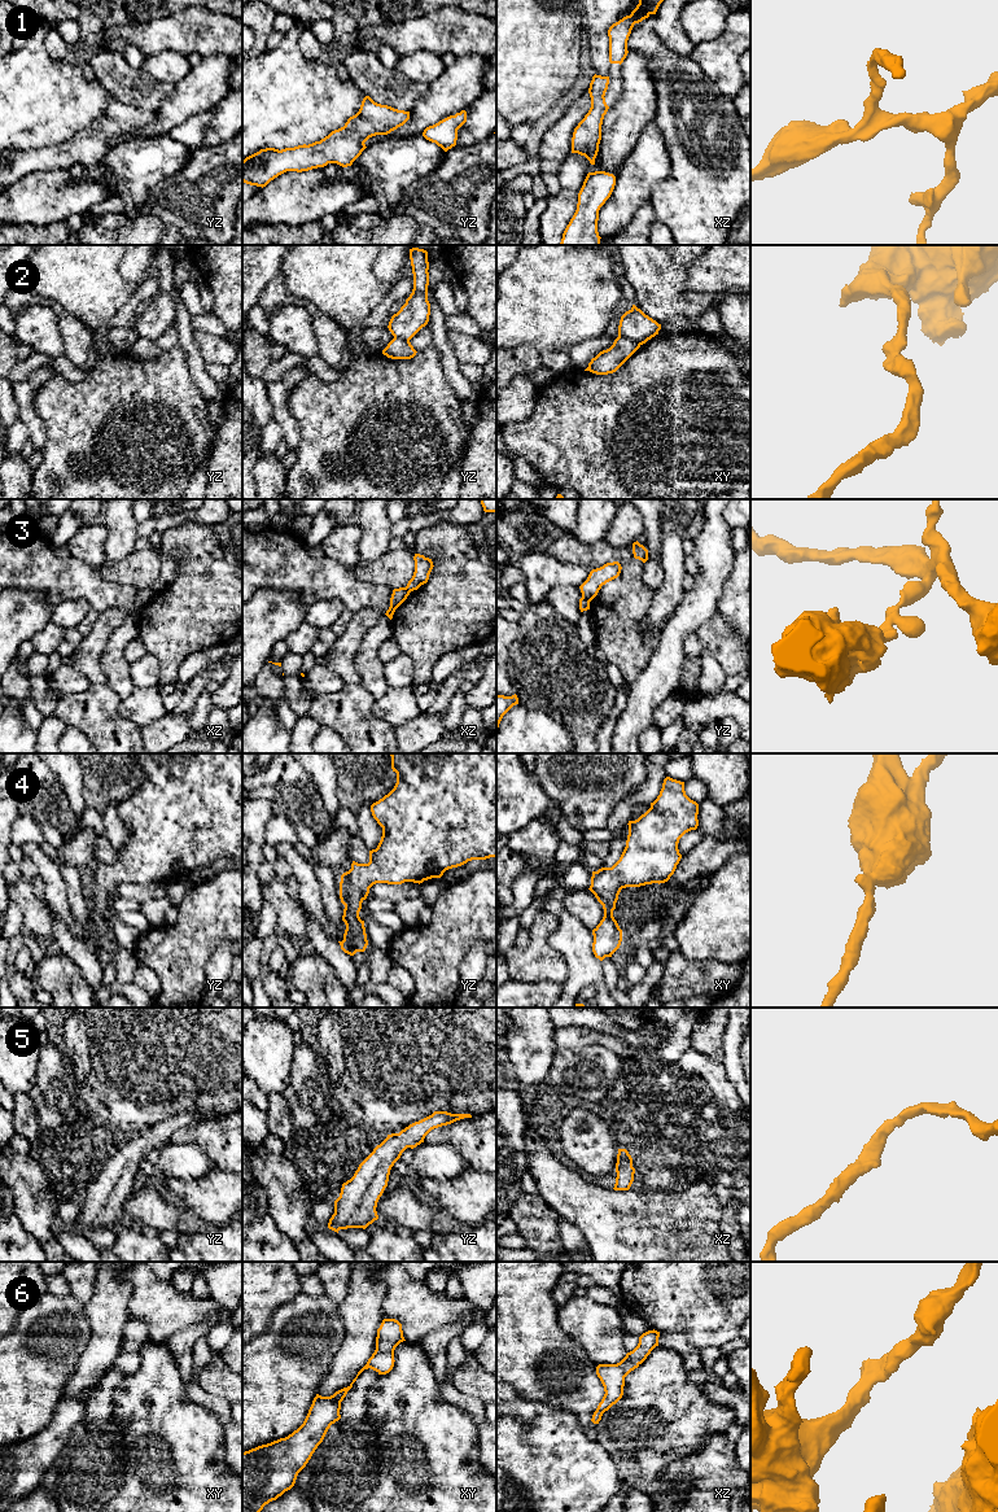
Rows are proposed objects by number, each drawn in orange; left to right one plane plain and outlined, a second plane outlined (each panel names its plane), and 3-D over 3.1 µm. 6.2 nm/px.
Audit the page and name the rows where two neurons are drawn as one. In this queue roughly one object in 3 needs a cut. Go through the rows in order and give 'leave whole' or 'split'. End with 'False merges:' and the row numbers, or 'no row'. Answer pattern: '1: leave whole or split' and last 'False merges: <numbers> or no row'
1: leave whole
2: split
3: split
4: leave whole
5: leave whole
6: leave whole
False merges: 2, 3

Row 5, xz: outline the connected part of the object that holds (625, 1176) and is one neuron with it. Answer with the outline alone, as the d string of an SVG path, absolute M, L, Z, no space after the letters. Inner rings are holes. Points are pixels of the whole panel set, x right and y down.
M618 1149L616 1163L616 1184L614 1190L629 1190L632 1181L635 1168L632 1167L632 1158L626 1149Z

